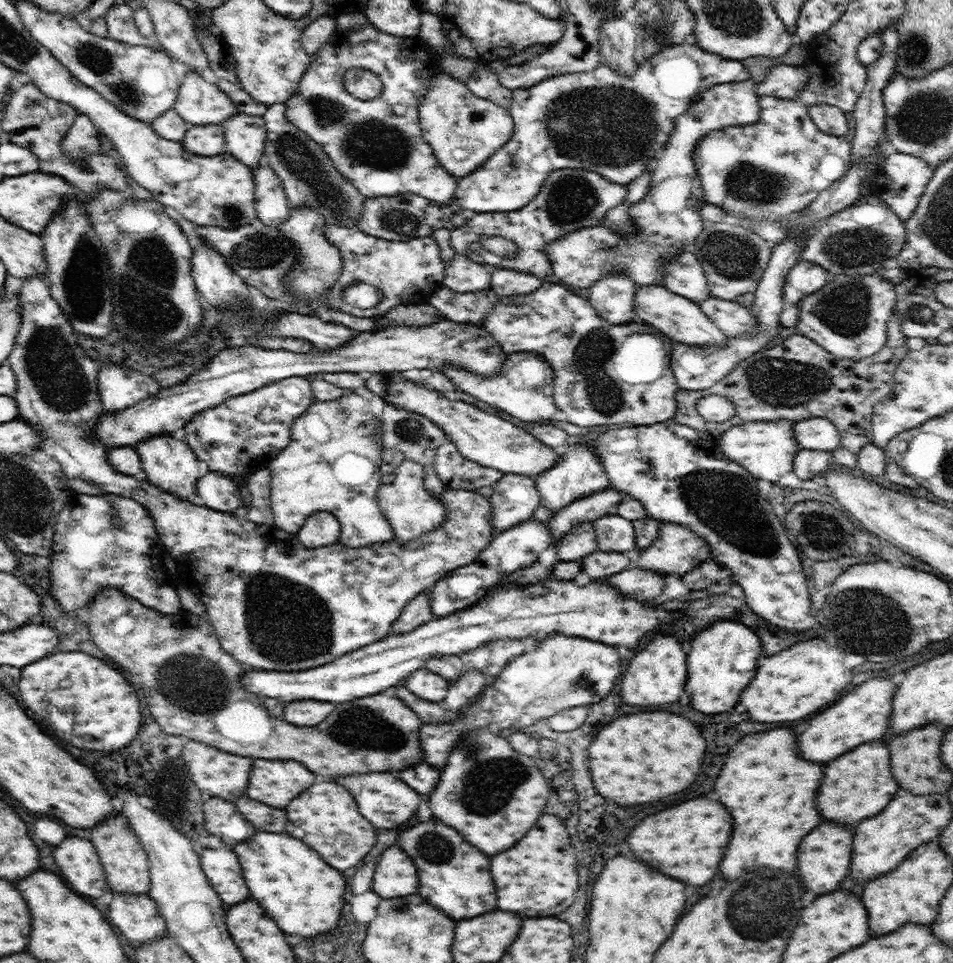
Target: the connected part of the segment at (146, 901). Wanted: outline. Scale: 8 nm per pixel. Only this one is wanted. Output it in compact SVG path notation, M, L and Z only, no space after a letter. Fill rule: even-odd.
M116 894L110 903L110 920L122 934L136 944L168 936L166 923L158 905L146 894Z

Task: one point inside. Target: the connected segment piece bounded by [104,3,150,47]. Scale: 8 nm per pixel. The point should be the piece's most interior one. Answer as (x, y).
(121, 26)

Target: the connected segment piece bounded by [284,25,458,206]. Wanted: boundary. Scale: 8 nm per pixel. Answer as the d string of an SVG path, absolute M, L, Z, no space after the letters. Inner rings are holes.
M374 25L359 26L349 33L335 32L320 47L320 51L310 57L312 62L300 79L297 90L284 104L286 118L317 142L328 153L334 166L346 177L365 198L394 196L414 193L440 206L455 198L458 179L452 176L439 162L433 148L423 137L419 123L419 106L431 87L431 76L441 72L440 59L434 56L430 47L420 39L420 35L402 38L386 34ZM354 67L371 70L381 77L381 94L372 100L362 100L352 96L345 87L343 76Z

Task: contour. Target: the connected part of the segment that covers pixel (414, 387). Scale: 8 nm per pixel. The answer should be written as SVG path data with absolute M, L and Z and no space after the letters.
M373 372L365 376L366 388L370 392L398 409L406 409L412 414L422 414L450 436L448 440L456 445L460 455L481 466L488 466L503 473L523 474L535 479L539 474L550 470L568 449L569 443L561 444L556 449L550 448L531 432L519 428L512 422L484 412L478 406L462 402L454 396L426 389L418 382L406 379L400 372Z

